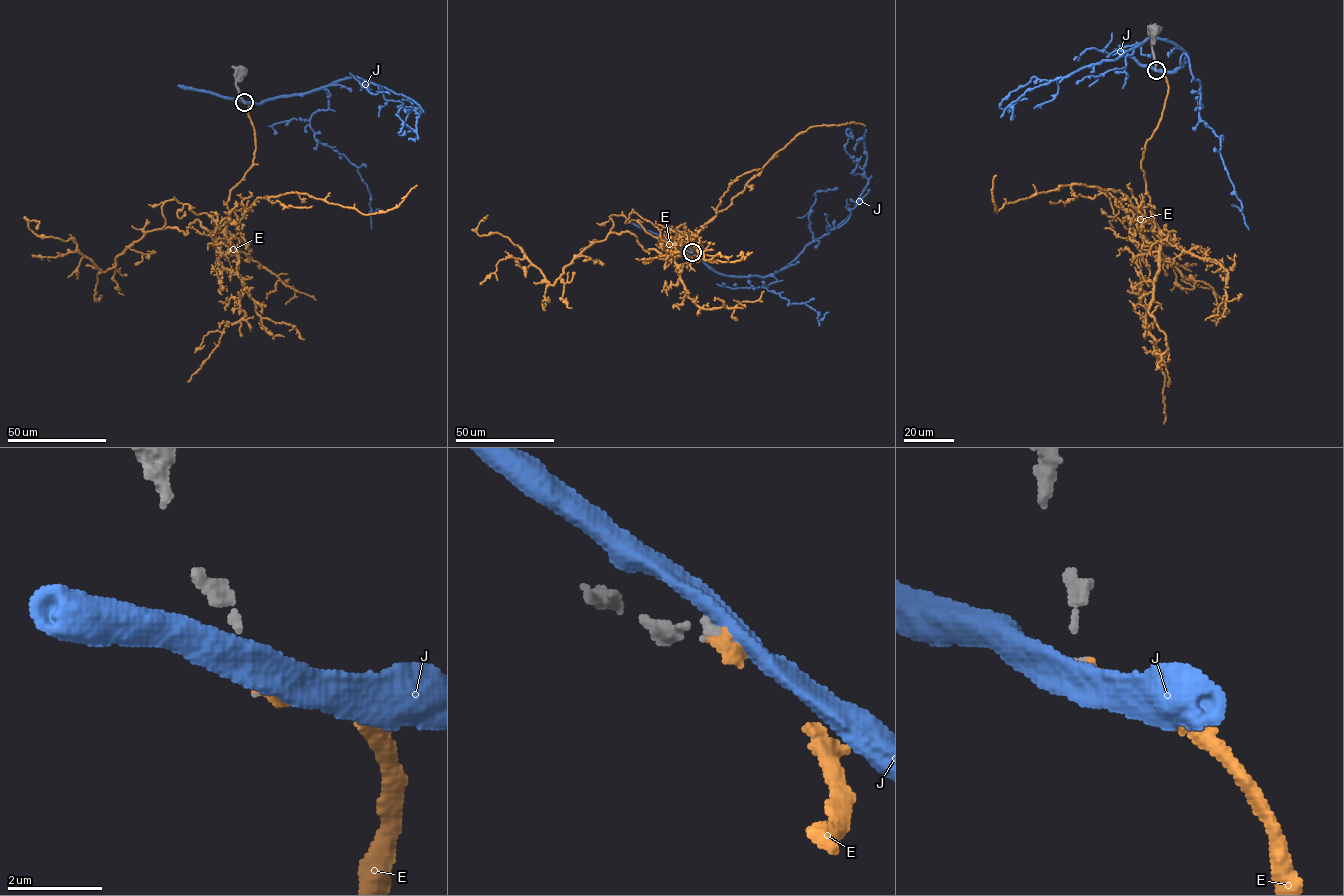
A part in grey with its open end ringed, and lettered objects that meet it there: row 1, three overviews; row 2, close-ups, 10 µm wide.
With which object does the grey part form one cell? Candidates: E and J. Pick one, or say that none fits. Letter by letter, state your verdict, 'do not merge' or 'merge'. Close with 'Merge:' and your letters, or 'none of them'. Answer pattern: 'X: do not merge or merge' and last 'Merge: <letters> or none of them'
E: merge
J: do not merge
Merge: E

